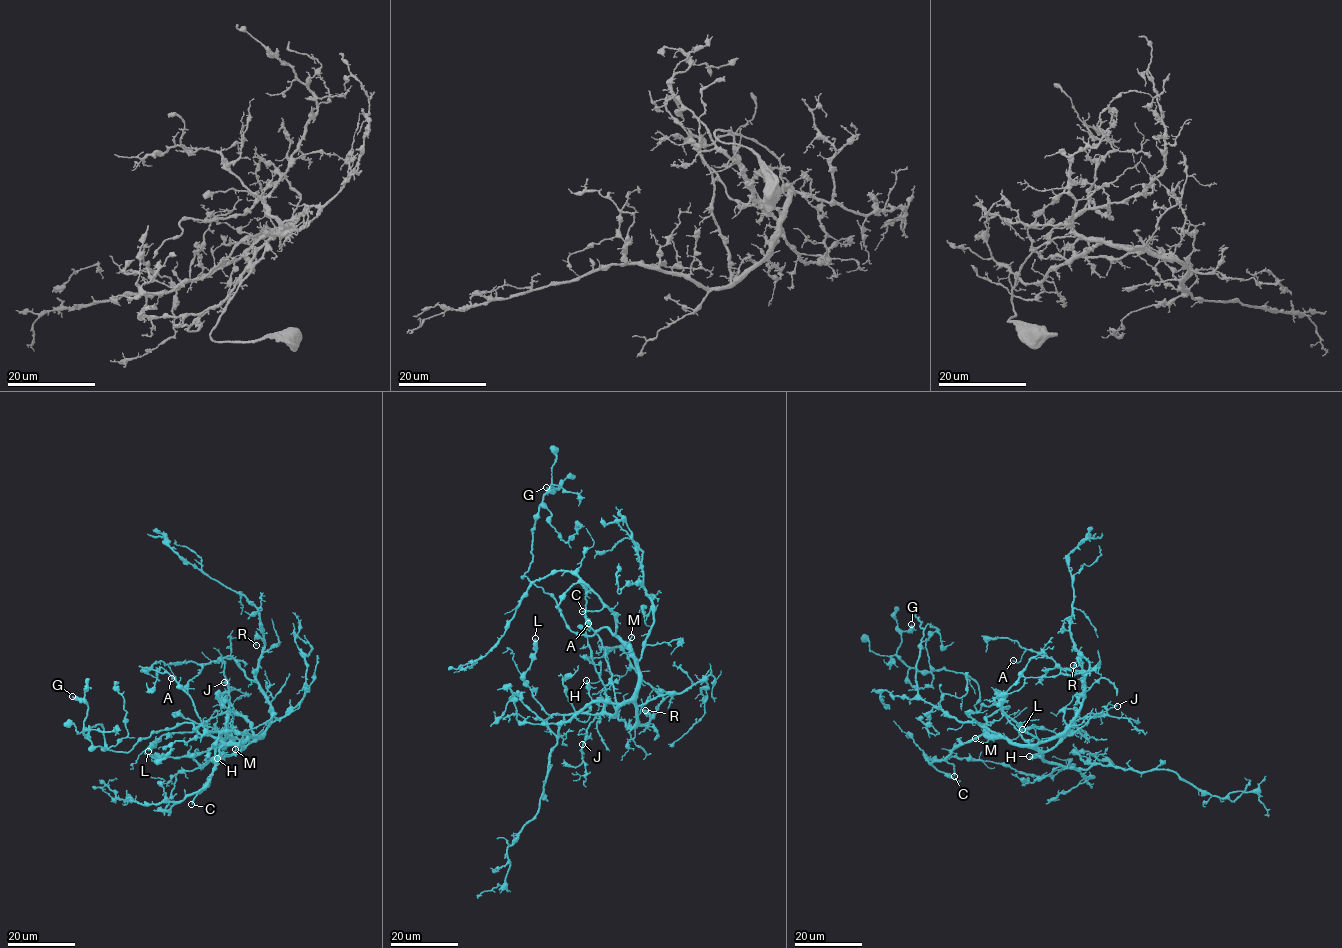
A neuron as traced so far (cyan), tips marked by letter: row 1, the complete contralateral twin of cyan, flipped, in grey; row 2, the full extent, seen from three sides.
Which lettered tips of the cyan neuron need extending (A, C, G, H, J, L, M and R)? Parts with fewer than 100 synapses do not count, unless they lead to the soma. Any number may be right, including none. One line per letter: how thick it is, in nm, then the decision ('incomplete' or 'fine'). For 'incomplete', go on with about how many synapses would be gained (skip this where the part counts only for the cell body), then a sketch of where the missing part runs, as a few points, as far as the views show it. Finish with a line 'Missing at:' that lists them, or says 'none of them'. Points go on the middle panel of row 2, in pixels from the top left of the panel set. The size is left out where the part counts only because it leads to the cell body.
A: 150 nm | fine
C: 280 nm | incomplete | (582, 611), (571, 628), (581, 648), (622, 661), (635, 680), (647, 684), (648, 664)
G: 200 nm | fine
H: 160 nm | fine
J: 180 nm | fine
L: 360 nm | fine
M: 200 nm | fine
R: 150 nm | fine
Missing at: C

